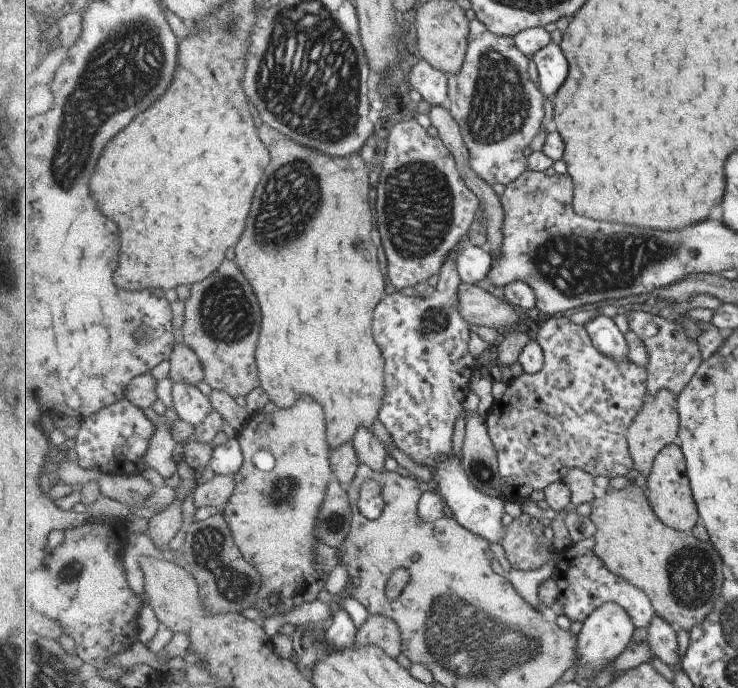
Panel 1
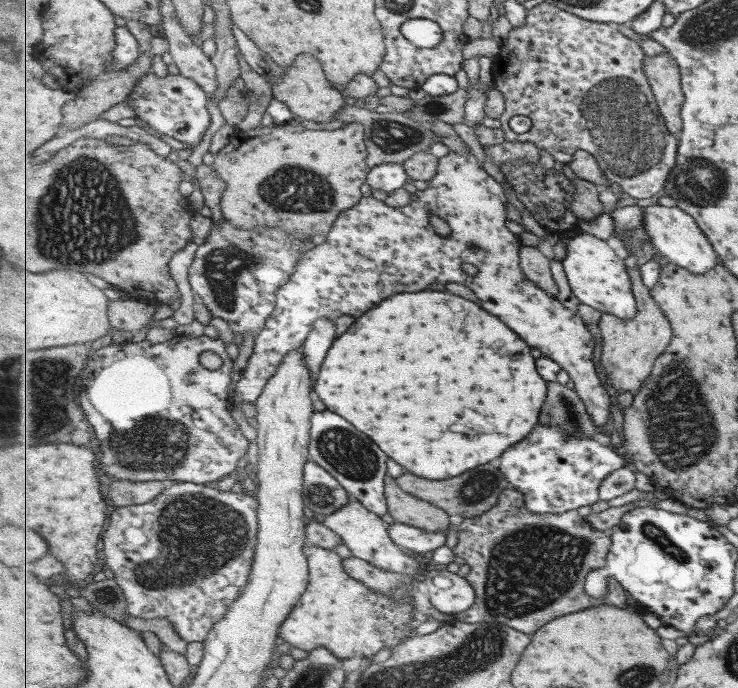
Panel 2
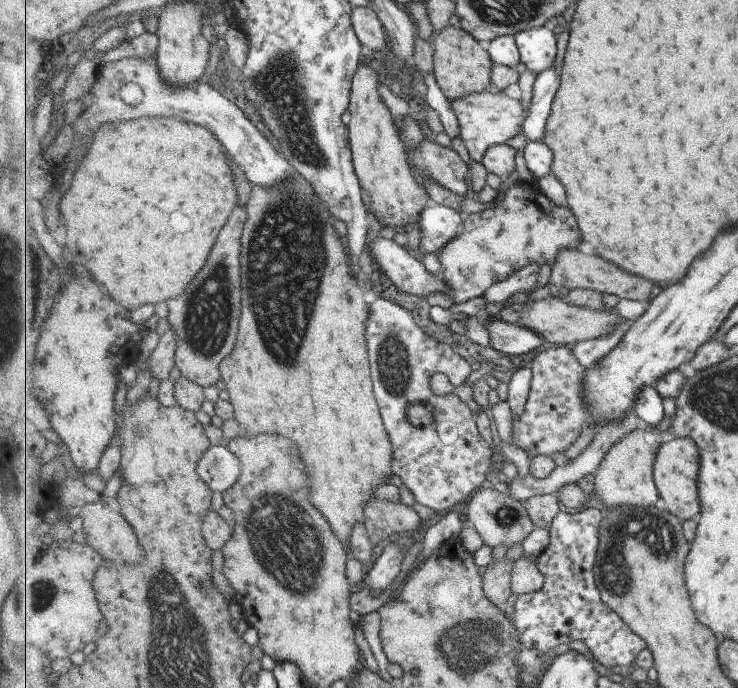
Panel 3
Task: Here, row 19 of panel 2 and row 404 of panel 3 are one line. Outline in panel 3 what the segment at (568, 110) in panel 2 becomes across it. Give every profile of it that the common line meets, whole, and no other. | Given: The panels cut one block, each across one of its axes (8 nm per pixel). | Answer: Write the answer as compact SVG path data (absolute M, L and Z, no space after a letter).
M561 345L537 352L532 359L532 388L525 408L512 422L512 444L524 450L528 458L551 456L567 450L581 436L583 424L591 420L591 402L587 402L587 382L583 382L587 368L583 366L575 354L573 346Z

